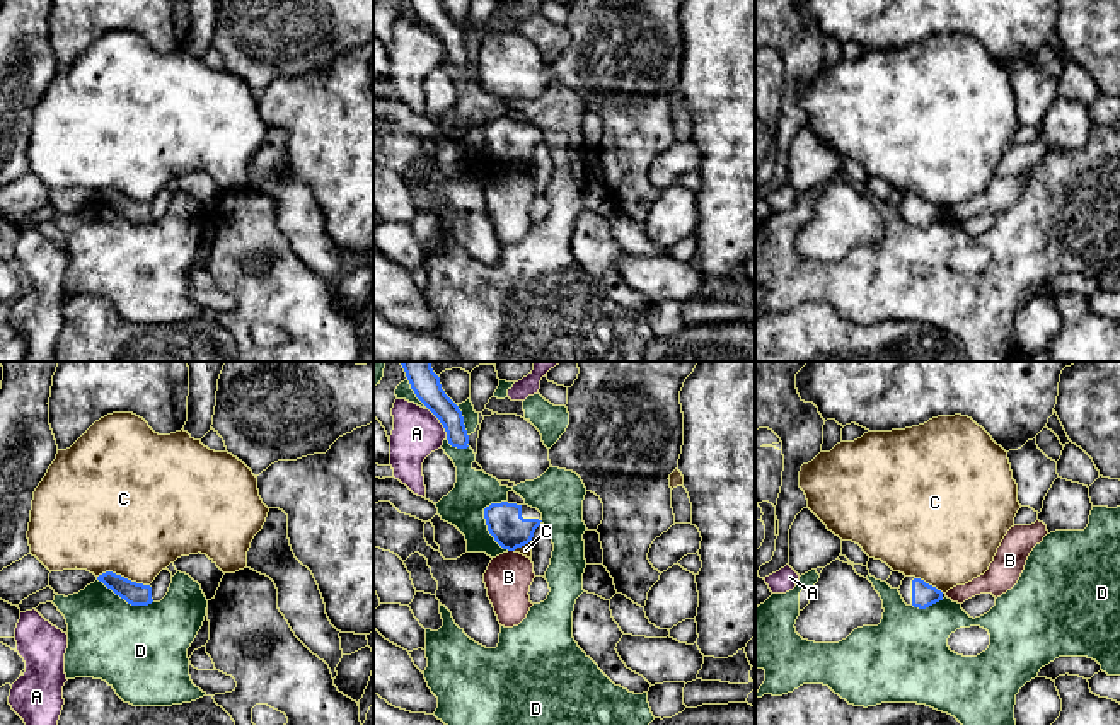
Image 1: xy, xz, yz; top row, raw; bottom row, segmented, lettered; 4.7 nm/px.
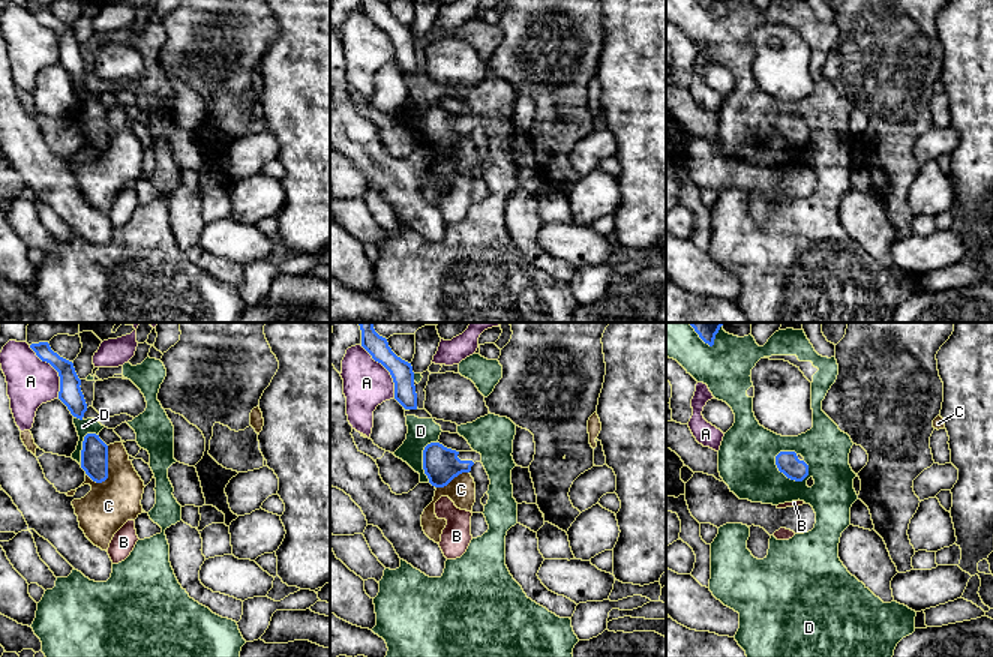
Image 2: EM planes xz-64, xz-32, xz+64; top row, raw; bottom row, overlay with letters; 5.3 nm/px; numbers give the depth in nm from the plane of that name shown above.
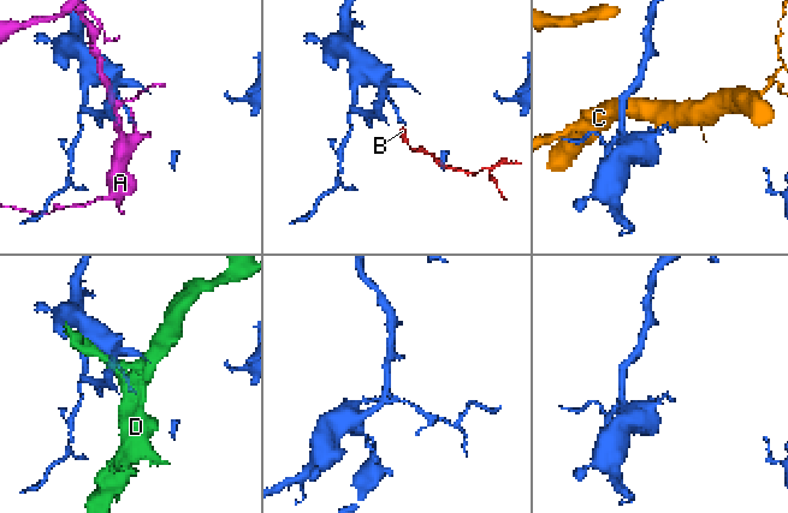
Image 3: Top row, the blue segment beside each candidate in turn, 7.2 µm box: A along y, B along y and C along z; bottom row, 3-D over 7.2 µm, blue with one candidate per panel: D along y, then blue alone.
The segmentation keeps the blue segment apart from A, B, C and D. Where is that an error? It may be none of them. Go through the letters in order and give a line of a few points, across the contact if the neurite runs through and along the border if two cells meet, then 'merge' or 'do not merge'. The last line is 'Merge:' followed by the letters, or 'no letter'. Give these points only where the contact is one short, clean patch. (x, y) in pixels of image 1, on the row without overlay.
A: line xz (428, 26), (447, 55); do not merge
B: line xz (508, 168), (513, 169); do not merge
C: do not merge
D: do not merge
Merge: no letter

